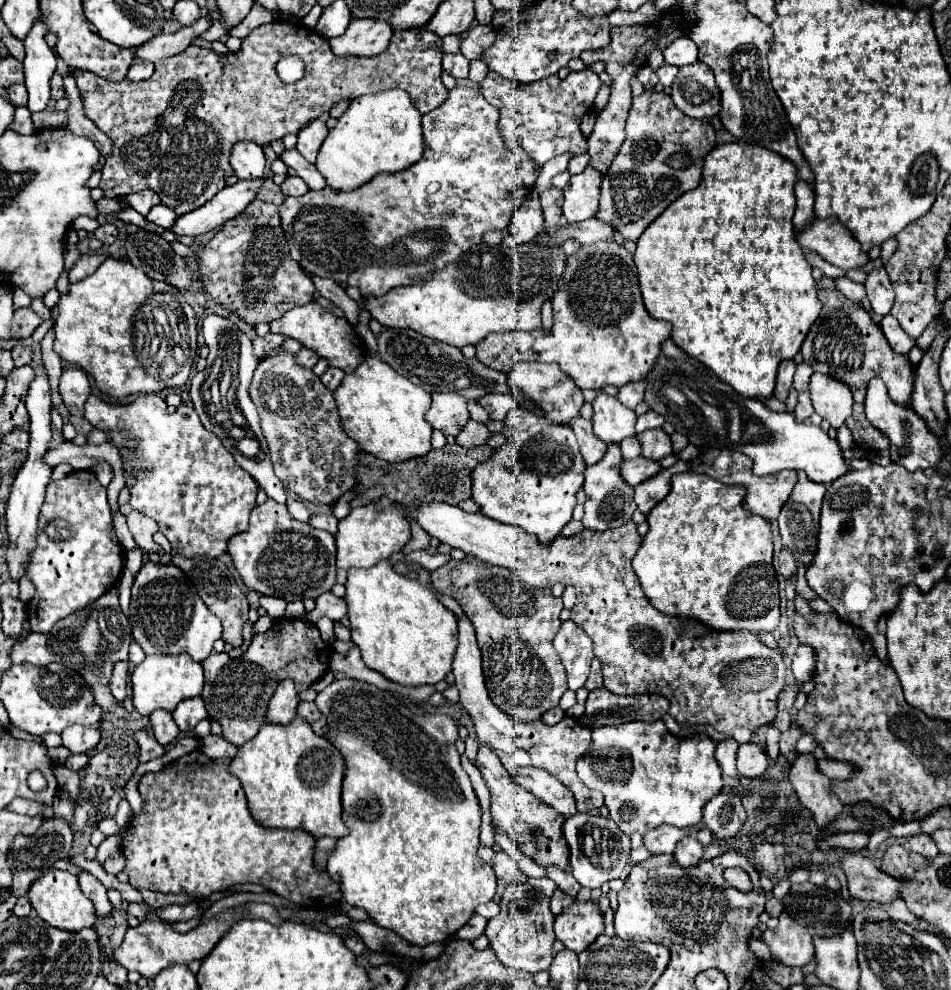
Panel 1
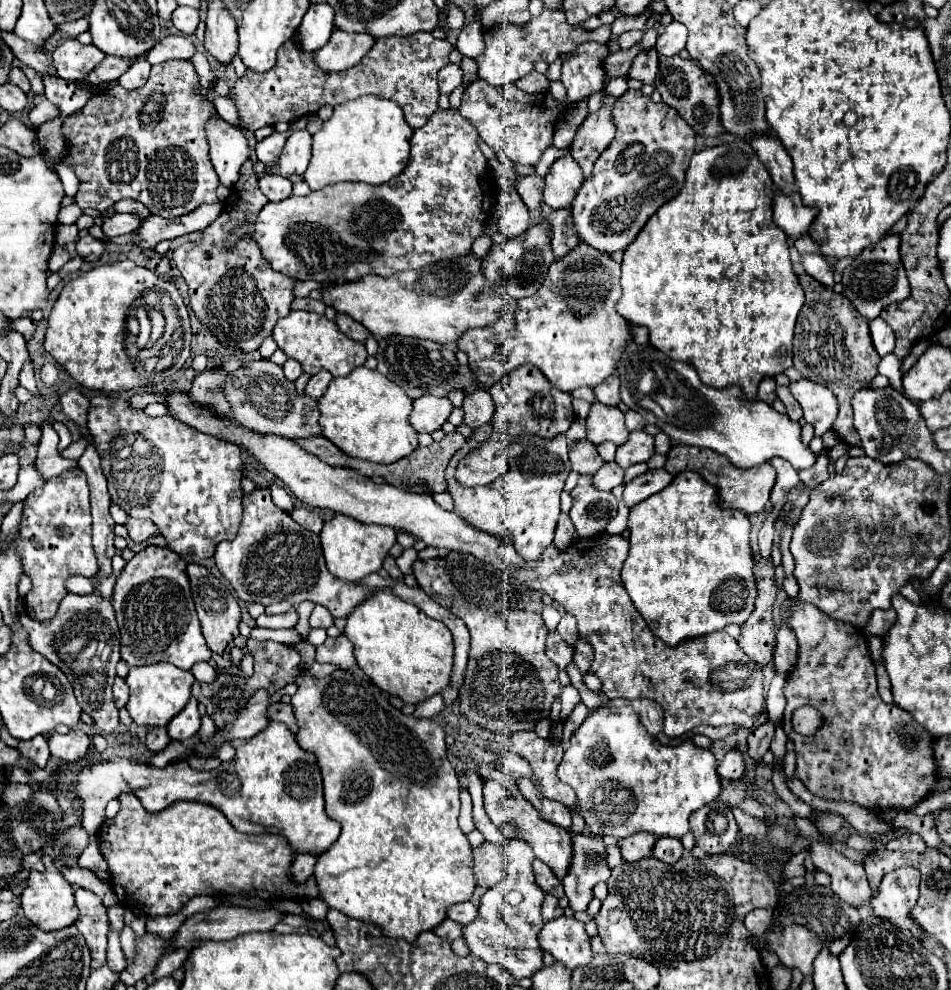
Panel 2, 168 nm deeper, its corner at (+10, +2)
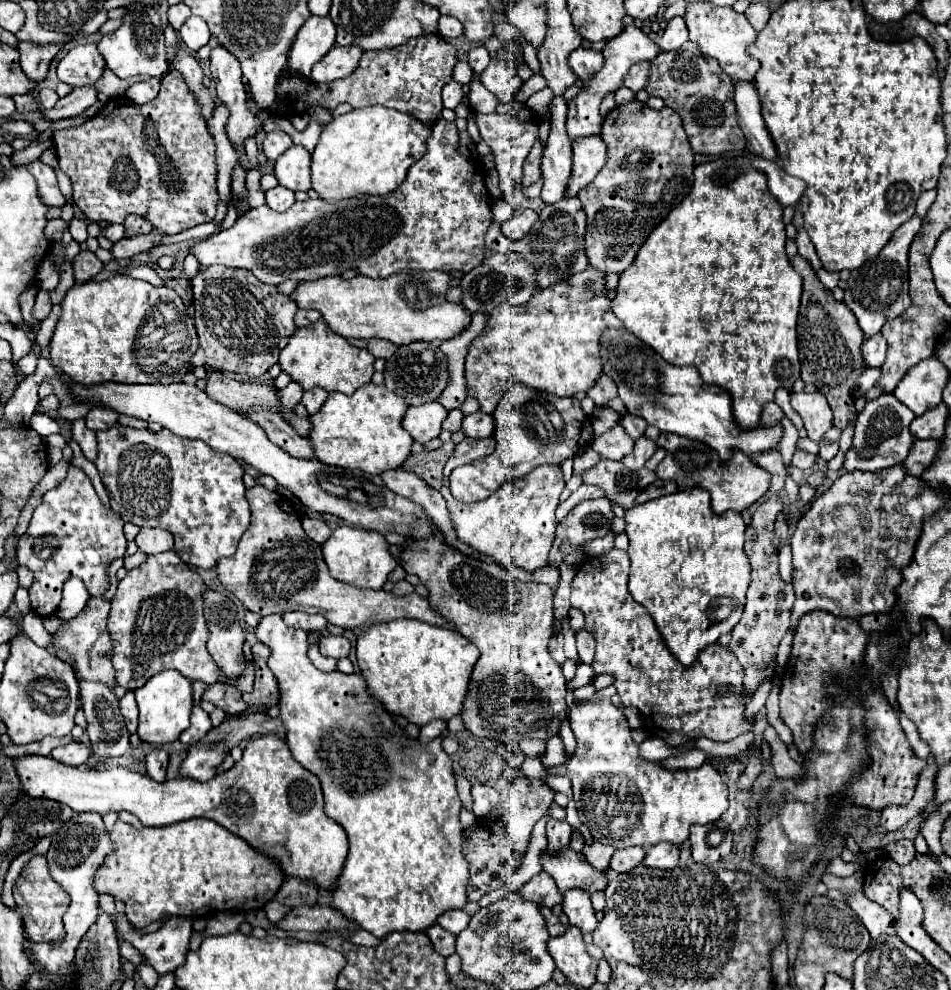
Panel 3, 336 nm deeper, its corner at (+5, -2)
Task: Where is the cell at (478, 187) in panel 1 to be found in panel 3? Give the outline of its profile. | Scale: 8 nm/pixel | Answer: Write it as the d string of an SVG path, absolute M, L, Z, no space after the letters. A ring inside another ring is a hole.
M439 118L431 130L431 138L427 138L427 154L417 160L409 172L407 178L403 180L403 184L393 190L387 196L355 196L355 198L347 198L347 200L339 200L339 202L327 202L323 198L317 200L305 200L305 202L295 202L287 212L275 212L269 206L259 206L253 208L251 212L239 216L239 220L235 222L235 226L231 226L229 230L221 230L213 236L209 236L207 240L199 242L195 248L191 248L191 252L197 256L197 260L203 266L211 266L211 264L223 264L223 266L231 266L231 268L247 268L251 270L261 282L265 284L281 284L287 278L293 278L297 282L305 282L305 280L319 280L325 276L335 276L335 274L343 274L345 270L355 270L363 276L371 276L371 278L389 278L391 274L395 274L397 270L407 270L407 268L419 268L419 270L443 270L443 272L453 272L453 270L461 270L461 272L471 272L475 266L479 266L483 262L483 248L485 248L485 234L489 230L491 224L491 202L487 202L487 190L485 190L485 182L481 180L481 174L477 170L475 160L463 156L459 152L459 130L455 126L455 122L447 122L443 118Z

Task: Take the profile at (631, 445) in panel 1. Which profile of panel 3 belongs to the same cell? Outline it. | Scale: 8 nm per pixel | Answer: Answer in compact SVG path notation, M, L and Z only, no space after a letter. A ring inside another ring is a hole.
M585 446L585 448L583 448L579 454L575 454L575 458L573 458L573 462L575 462L575 474L585 472L587 468L595 466L599 460L601 460L601 456L595 454L595 450L593 450L591 446Z

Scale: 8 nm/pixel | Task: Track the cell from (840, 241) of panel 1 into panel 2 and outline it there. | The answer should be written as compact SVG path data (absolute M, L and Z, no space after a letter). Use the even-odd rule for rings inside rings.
M798 192L794 194L774 194L774 222L790 236L798 238L800 234L806 234L812 220L816 218L818 210L810 206L802 206L802 198Z

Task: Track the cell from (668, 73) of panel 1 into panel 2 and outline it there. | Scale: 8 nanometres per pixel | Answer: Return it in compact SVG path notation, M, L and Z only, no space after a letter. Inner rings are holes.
M652 48L652 50L640 52L632 60L632 66L628 70L628 78L640 80L642 84L654 84L656 72L658 72L658 52Z

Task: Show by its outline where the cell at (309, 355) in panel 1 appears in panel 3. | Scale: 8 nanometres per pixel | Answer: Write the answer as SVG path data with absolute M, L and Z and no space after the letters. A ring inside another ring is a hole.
M291 382L287 388L283 388L281 390L281 402L283 402L283 406L285 408L295 408L295 404L301 400L301 396L303 396L303 388L301 388L301 384L299 382Z

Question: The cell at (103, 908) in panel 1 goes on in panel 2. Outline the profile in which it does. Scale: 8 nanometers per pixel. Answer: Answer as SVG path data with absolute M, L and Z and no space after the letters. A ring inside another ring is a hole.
M76 888L76 906L80 910L80 916L74 924L90 946L90 968L96 970L106 964L106 942L110 934L108 914L102 900L84 888Z

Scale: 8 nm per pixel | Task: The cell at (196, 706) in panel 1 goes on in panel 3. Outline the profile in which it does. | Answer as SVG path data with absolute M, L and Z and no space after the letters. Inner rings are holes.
M199 704L193 706L193 712L191 712L191 726L181 734L181 742L187 744L187 746L193 746L197 744L209 730L211 730L211 720L209 720L209 714L201 710Z

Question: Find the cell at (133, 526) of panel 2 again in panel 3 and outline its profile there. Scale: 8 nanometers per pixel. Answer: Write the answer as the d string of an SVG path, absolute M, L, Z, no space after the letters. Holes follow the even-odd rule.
M141 528L135 542L139 550L145 554L159 554L173 548L171 532L161 530L161 528Z

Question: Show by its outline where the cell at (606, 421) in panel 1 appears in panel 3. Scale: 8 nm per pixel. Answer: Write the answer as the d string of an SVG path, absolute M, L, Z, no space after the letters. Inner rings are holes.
M615 424L611 430L607 430L605 434L597 436L591 442L591 448L597 450L601 454L601 458L621 460L623 456L627 456L627 452L633 450L633 444L635 442L629 438L625 428L621 424Z

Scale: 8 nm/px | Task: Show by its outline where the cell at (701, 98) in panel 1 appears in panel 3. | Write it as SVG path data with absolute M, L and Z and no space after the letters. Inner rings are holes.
M685 42L683 50L677 50L677 52L659 52L659 56L651 62L651 76L649 76L649 84L645 90L649 92L649 96L663 98L665 104L681 116L683 128L685 128L695 152L721 154L725 150L733 150L735 146L737 146L737 150L745 148L745 136L737 124L737 110L735 110L735 102L733 102L733 94L735 94L733 80L729 80L727 76L723 78L721 68L717 70L717 62L713 58L703 58L699 54L699 48L693 42Z

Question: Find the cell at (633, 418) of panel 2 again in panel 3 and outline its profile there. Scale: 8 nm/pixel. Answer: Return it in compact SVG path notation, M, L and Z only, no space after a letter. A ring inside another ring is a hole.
M627 414L627 416L621 420L621 424L623 424L623 428L627 430L627 434L629 434L633 440L641 438L641 436L645 434L645 428L647 428L647 422L643 422L643 418L637 418L637 416L631 416L631 414Z

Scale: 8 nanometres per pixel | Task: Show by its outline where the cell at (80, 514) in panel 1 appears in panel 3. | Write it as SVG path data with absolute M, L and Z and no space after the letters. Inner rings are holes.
M69 466L67 478L57 488L43 494L43 502L33 510L25 536L27 538L21 536L17 544L17 562L19 566L29 568L35 576L29 596L33 612L41 618L49 618L57 612L61 588L71 576L79 576L91 596L103 594L109 586L105 568L115 558L123 558L127 546L123 536L123 520L101 504L87 474L75 466Z

